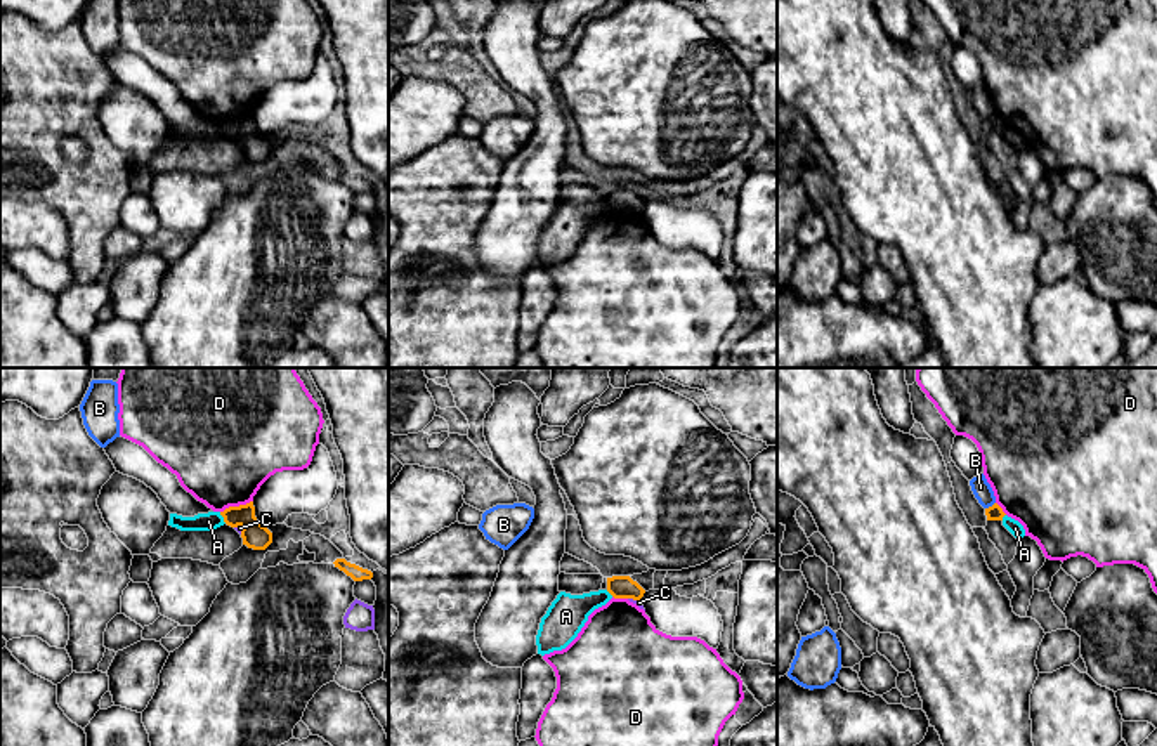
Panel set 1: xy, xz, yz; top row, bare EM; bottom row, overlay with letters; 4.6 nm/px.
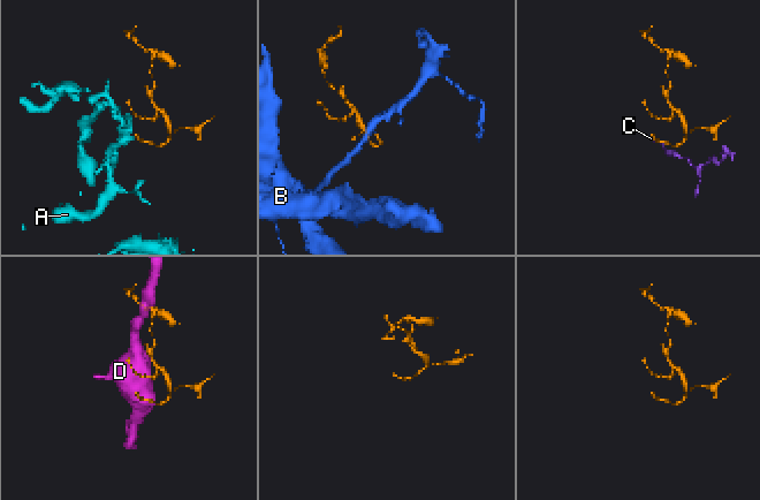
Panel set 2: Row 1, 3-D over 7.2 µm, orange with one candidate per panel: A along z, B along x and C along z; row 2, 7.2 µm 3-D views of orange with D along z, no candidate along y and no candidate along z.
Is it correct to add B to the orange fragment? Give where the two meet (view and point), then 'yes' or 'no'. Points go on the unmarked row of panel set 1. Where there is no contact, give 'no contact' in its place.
yz (989, 118) | no

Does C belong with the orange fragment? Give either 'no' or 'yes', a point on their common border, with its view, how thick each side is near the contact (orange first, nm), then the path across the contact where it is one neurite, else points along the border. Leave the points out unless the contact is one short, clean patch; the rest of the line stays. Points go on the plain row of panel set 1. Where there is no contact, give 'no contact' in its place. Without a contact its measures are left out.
no; meets orange in xy at (241, 137); 120 nm thick on the orange side, 20 nm on the other; border along xy (235, 137), (240, 137), (241, 144)

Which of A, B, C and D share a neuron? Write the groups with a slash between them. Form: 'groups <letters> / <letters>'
groups A / B / C / D

